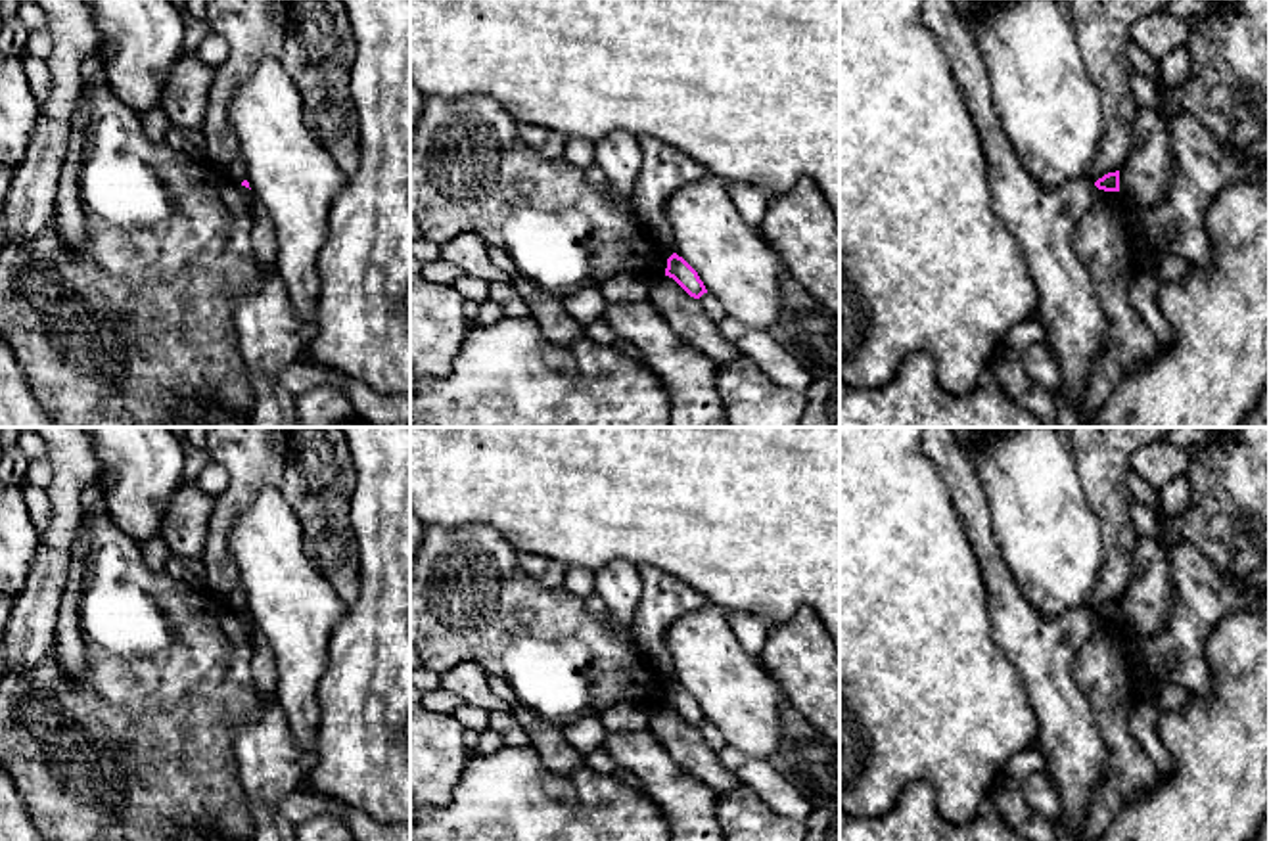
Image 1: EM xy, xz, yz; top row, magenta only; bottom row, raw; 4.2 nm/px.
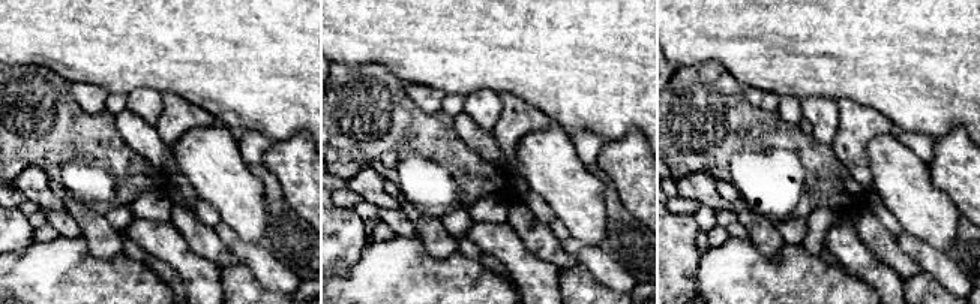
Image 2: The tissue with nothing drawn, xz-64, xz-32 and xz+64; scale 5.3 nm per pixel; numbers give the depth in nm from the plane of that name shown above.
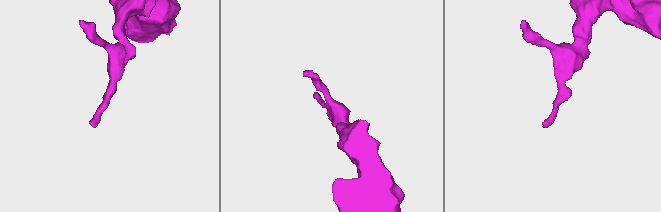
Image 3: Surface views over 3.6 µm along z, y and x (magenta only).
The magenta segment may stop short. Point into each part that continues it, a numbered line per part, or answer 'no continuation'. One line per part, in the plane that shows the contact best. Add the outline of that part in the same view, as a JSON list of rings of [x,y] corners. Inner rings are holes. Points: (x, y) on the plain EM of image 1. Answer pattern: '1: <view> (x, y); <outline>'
no continuation

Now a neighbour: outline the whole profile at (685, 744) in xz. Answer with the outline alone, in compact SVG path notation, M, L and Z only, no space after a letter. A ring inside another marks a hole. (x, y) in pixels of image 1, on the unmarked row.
M673 707L650 709L648 730L686 774L719 795L740 785L738 778L723 764L721 755L705 743L700 728L690 726Z

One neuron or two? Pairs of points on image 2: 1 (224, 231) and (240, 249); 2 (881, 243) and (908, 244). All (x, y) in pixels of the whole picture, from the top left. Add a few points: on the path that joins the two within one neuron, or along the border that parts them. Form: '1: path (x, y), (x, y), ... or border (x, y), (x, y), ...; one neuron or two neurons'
1: border (239, 240), (228, 244); two neurons
2: border (895, 235), (899, 247), (922, 270); two neurons

